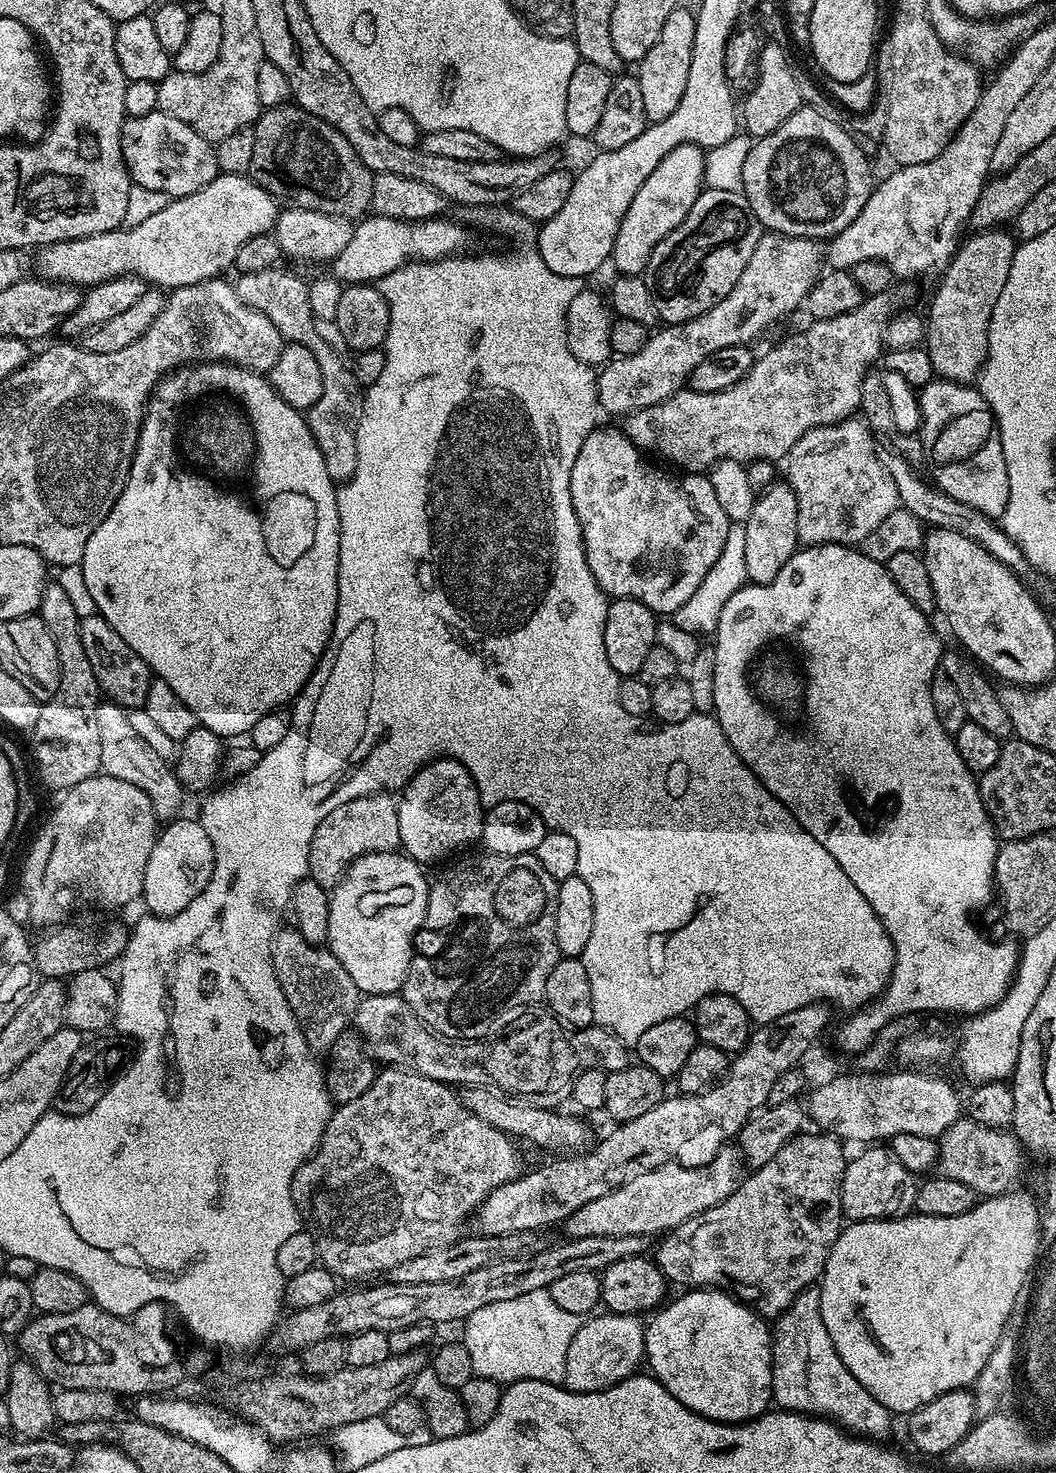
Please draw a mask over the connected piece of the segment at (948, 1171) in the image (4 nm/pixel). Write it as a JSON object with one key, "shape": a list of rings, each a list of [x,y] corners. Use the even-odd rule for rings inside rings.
{"shape":[[[961,1118],[939,1137],[938,1145],[939,1175],[954,1178],[954,1182],[966,1182],[966,1186],[970,1186],[977,1197],[1002,1196],[1019,1185],[1016,1183],[1019,1182],[1020,1171],[1024,1168],[1026,1152],[1011,1131],[982,1126],[982,1122]]]}

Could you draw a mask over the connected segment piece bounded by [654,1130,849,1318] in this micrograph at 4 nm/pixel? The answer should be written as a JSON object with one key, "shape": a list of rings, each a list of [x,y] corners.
{"shape":[[[808,1130],[801,1131],[799,1135],[788,1140],[786,1144],[778,1150],[778,1154],[770,1159],[770,1162],[766,1162],[765,1165],[755,1169],[751,1174],[745,1175],[743,1179],[741,1179],[740,1185],[734,1190],[734,1194],[730,1194],[730,1198],[726,1198],[718,1206],[714,1206],[694,1218],[682,1222],[677,1228],[673,1228],[671,1232],[667,1233],[667,1235],[661,1239],[664,1241],[657,1246],[656,1253],[654,1253],[656,1265],[662,1270],[665,1279],[670,1281],[673,1285],[688,1284],[684,1286],[692,1290],[699,1290],[706,1287],[713,1290],[723,1290],[735,1296],[740,1303],[747,1304],[748,1307],[765,1318],[781,1316],[794,1302],[794,1298],[798,1298],[798,1294],[802,1294],[802,1290],[813,1287],[813,1285],[819,1281],[820,1277],[824,1275],[826,1258],[830,1258],[830,1250],[842,1231],[842,1223],[840,1224],[840,1220],[842,1221],[840,1191],[842,1190],[844,1171],[849,1162],[849,1157],[847,1155],[844,1156],[845,1145],[841,1143],[835,1135],[825,1134],[820,1130],[815,1131],[816,1132],[808,1132]]]}

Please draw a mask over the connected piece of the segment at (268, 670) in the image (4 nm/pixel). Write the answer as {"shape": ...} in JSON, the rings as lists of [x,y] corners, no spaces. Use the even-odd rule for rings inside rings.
{"shape":[[[227,362],[181,366],[169,372],[156,385],[156,391],[152,393],[152,399],[148,401],[146,416],[148,421],[140,430],[138,446],[128,475],[128,485],[122,490],[118,502],[114,502],[110,514],[100,523],[98,530],[94,530],[94,534],[90,534],[90,542],[86,542],[86,550],[82,554],[78,566],[86,578],[86,586],[90,590],[90,595],[94,598],[99,616],[106,622],[110,622],[110,626],[114,626],[114,630],[118,630],[118,634],[122,634],[122,642],[126,642],[126,646],[130,646],[130,650],[134,650],[138,654],[138,658],[142,658],[142,662],[148,664],[155,679],[166,682],[166,686],[170,686],[170,690],[174,690],[174,694],[178,694],[180,701],[186,706],[190,706],[190,710],[196,715],[197,725],[210,730],[215,736],[221,738],[240,736],[243,732],[245,735],[251,733],[254,722],[258,722],[258,718],[262,718],[275,708],[291,705],[295,701],[300,691],[306,686],[306,682],[312,677],[312,672],[315,670],[321,654],[328,649],[328,641],[332,639],[332,627],[336,621],[336,611],[338,610],[338,562],[340,561],[340,519],[338,518],[338,506],[336,505],[338,488],[330,478],[330,474],[326,474],[326,462],[322,462],[322,450],[318,450],[318,446],[314,442],[314,434],[310,434],[305,413],[301,409],[287,404],[273,390],[272,383],[269,380],[261,373],[254,372],[250,368],[240,368],[236,364]]]}

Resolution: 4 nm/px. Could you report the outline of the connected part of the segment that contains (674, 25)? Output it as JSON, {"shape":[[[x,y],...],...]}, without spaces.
{"shape":[[[678,6],[670,10],[670,18],[666,18],[662,34],[658,34],[658,42],[654,42],[654,46],[650,46],[650,50],[646,50],[646,54],[638,61],[638,79],[649,121],[665,120],[674,114],[674,110],[678,110],[678,102],[682,102],[682,94],[686,90],[686,78],[690,78],[695,29],[696,13],[691,7]]]}

